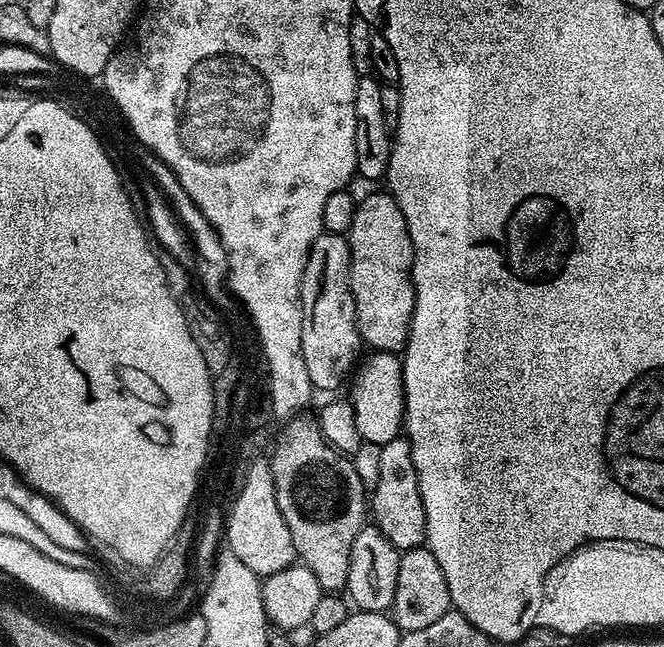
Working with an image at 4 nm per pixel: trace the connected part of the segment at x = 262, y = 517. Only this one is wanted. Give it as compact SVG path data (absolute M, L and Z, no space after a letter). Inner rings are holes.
M267 459L253 461L240 485L240 492L227 509L226 544L260 578L278 574L278 570L286 570L297 563L294 538L290 538L290 526L286 526L286 518L282 518L282 510L278 510L272 465Z

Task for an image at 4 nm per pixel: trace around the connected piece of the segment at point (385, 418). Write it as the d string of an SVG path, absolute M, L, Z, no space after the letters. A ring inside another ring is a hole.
M373 351L365 361L364 359L357 365L350 380L352 388L348 393L348 398L352 402L355 410L355 421L358 425L358 432L361 439L367 444L385 444L398 436L403 429L405 414L405 386L402 378L401 366L403 361L392 352Z

